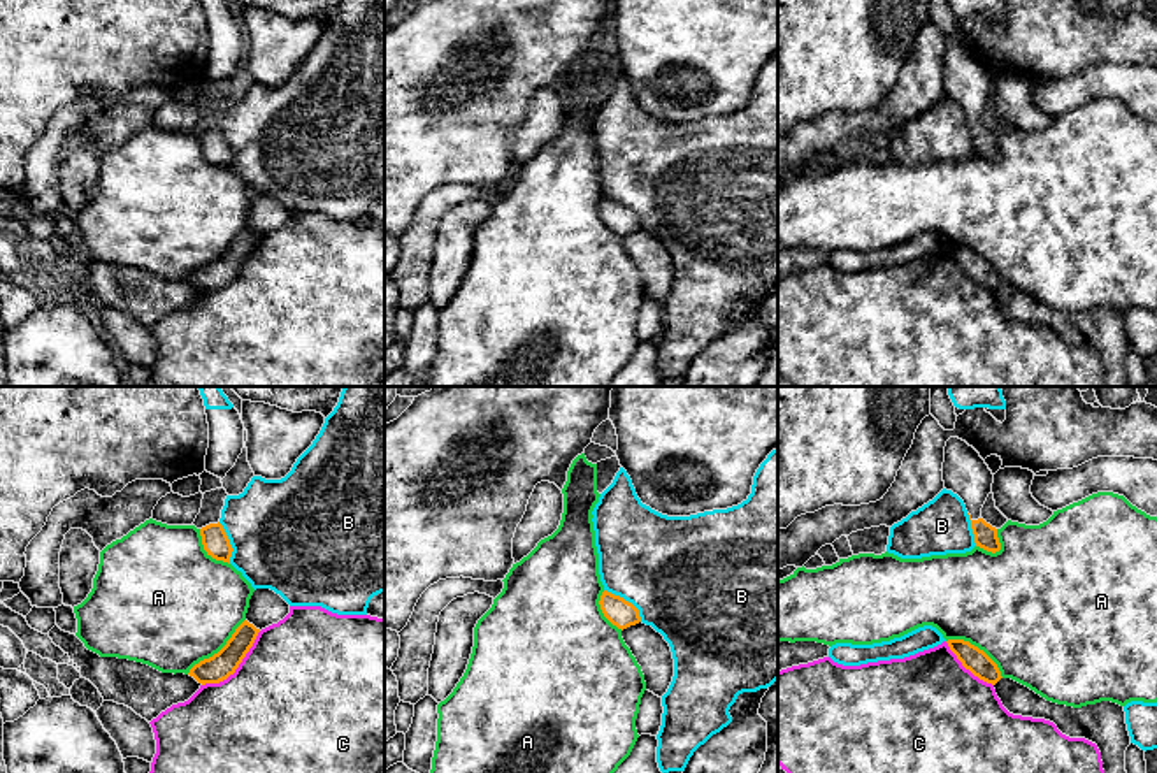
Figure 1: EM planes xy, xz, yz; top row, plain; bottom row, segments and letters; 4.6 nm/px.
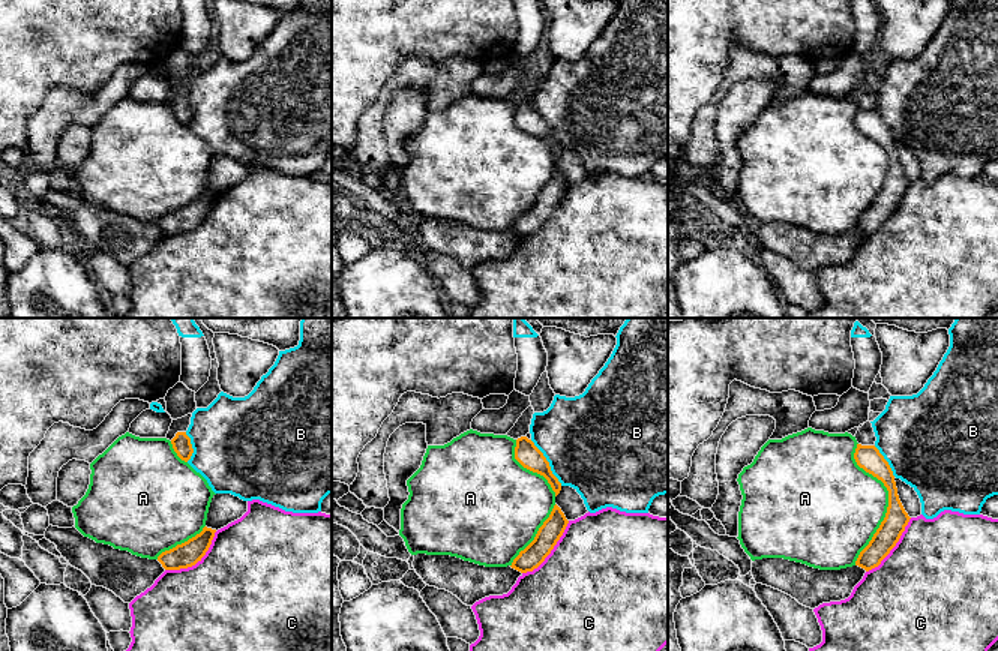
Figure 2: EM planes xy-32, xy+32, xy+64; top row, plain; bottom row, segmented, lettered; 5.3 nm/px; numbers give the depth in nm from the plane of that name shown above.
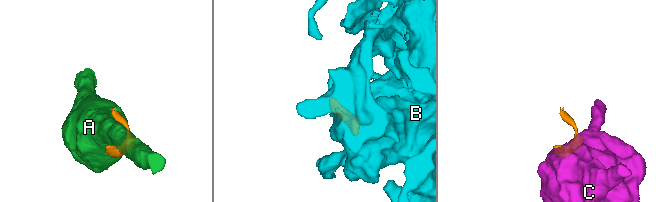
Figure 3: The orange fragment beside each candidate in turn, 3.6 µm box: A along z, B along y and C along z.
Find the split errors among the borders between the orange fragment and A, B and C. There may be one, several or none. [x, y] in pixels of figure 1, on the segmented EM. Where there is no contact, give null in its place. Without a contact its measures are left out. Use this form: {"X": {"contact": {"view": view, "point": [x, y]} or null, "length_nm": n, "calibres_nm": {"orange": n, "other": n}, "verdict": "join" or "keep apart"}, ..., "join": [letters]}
{"A": {"contact": {"view": "xy", "point": [220, 650]}, "length_nm": 380, "calibres_nm": {"orange": 120, "other": 480}, "verdict": "keep apart"}, "B": {"contact": {"view": "xz", "point": [627, 601]}, "length_nm": 220, "calibres_nm": {"orange": 130, "other": 480}, "verdict": "keep apart"}, "C": {"contact": {"view": "xy", "point": [237, 666]}, "length_nm": 380, "calibres_nm": {"orange": 120, "other": 500}, "verdict": "keep apart"}, "join": []}

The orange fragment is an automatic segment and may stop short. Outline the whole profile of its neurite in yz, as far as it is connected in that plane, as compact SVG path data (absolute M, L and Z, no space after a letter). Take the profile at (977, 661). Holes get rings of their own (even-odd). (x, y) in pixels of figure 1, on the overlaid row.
M948 639L946 643L962 666L980 680L995 685L1002 678L997 664L978 647L964 639Z

